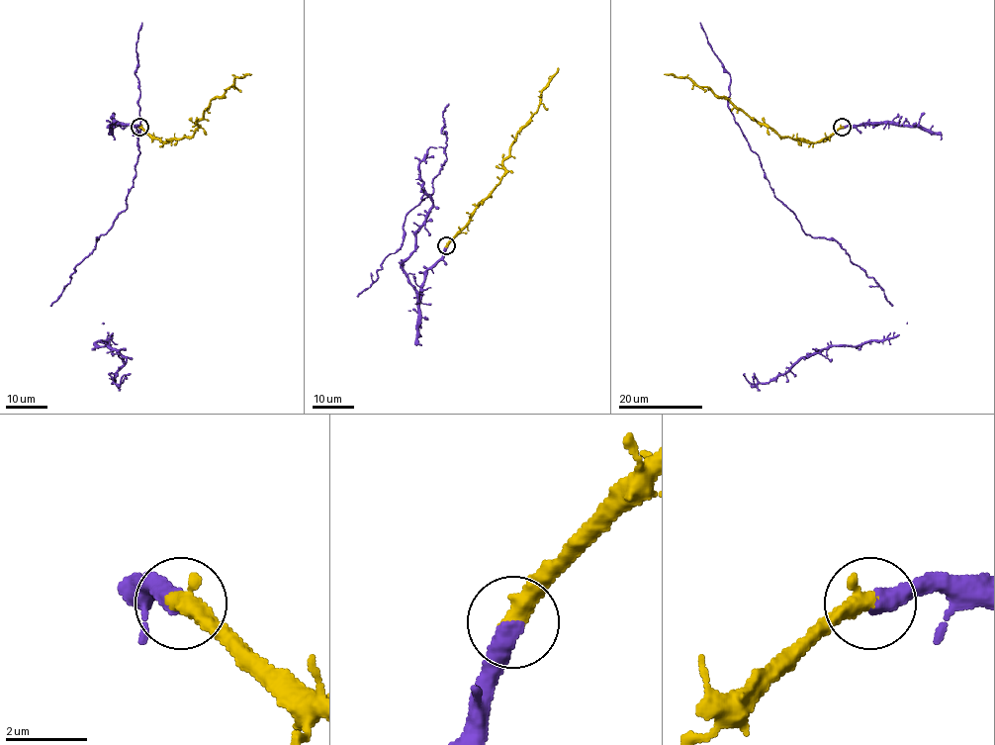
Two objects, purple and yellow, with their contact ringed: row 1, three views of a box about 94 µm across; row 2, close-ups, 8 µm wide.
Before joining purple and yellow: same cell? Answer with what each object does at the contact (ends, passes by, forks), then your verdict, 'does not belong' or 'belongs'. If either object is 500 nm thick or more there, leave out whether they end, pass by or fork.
belongs

